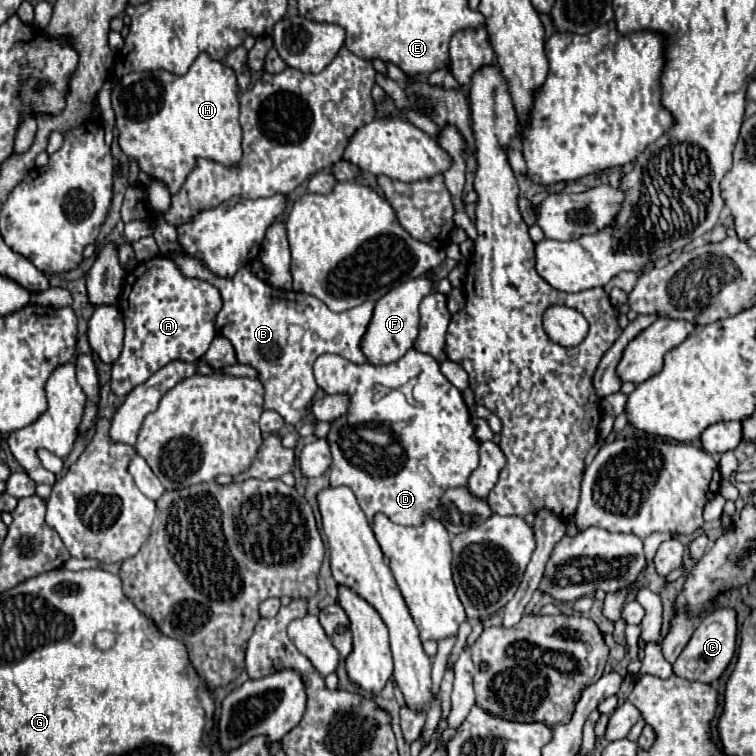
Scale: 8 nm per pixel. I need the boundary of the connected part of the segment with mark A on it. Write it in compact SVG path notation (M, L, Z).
M149 259L127 273L119 297L125 321L125 343L121 357L111 369L111 389L123 397L171 361L197 363L215 339L215 315L221 309L217 289L199 279L177 275L169 259Z

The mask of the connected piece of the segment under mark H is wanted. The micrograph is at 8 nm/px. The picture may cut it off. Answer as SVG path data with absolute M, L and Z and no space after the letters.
M201 53L195 63L191 65L191 69L185 73L185 75L173 75L169 71L133 71L129 75L125 75L111 91L111 105L113 105L113 111L115 111L115 127L119 129L119 145L123 149L123 153L127 157L133 157L139 165L139 169L143 173L147 173L149 177L161 181L163 185L169 187L169 193L171 195L177 195L187 179L187 175L195 169L195 163L197 163L197 157L205 157L209 161L215 161L215 163L221 163L223 167L235 167L239 161L241 161L241 155L243 155L243 147L241 147L241 141L243 141L243 131L241 131L241 125L239 125L239 101L237 101L237 79L233 75L233 69L225 67L223 63L219 61L213 61L209 59L205 53Z

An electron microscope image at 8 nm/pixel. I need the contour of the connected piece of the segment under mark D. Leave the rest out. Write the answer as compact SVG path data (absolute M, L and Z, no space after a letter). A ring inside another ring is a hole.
M409 349L399 361L389 365L357 365L339 355L321 355L313 367L317 385L325 391L325 395L347 395L349 407L345 415L331 423L331 431L327 435L327 443L331 447L331 485L347 485L353 489L361 509L367 519L373 521L375 513L385 513L399 525L419 525L425 515L433 513L437 507L437 499L449 487L467 485L469 475L479 465L479 441L475 439L475 431L471 425L471 415L467 405L463 403L461 391L455 389L439 371L439 363L425 353ZM411 377L423 381L423 393L415 395L419 407L419 415L413 417L405 427L389 427L375 423L375 397L385 391L397 389L405 385Z

